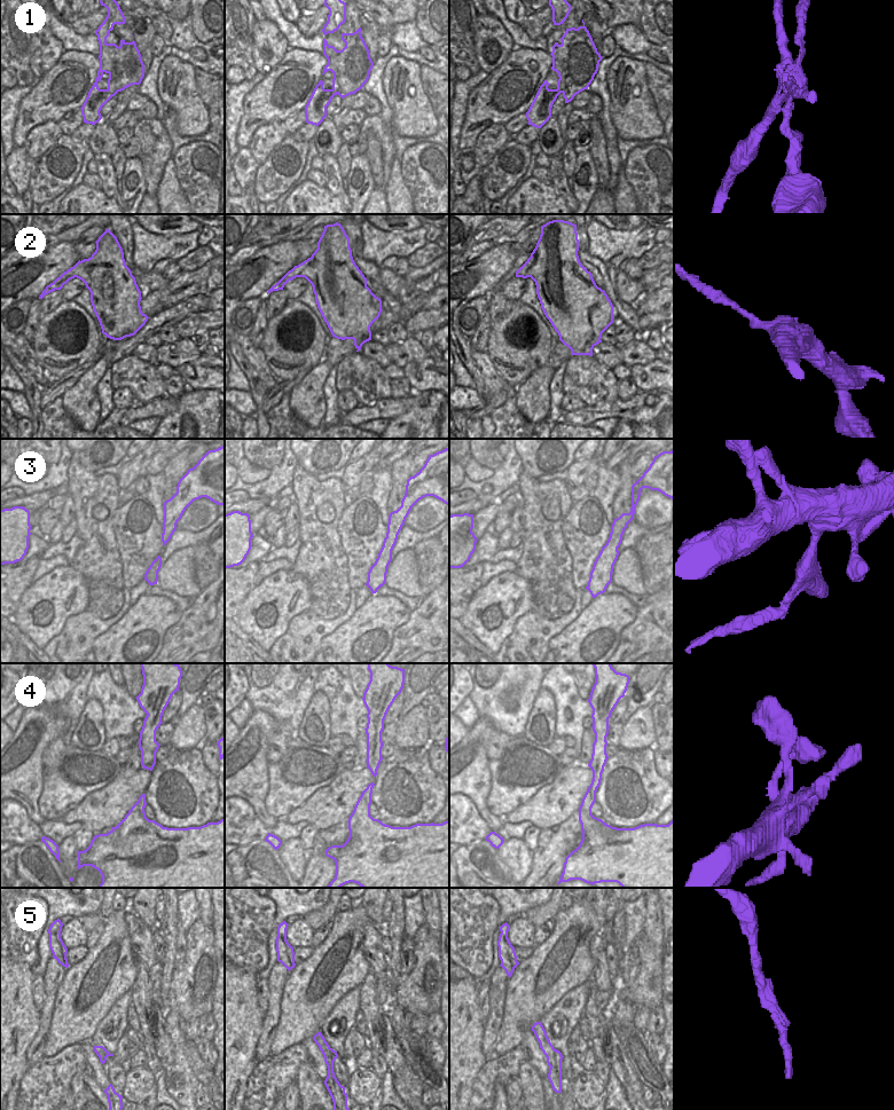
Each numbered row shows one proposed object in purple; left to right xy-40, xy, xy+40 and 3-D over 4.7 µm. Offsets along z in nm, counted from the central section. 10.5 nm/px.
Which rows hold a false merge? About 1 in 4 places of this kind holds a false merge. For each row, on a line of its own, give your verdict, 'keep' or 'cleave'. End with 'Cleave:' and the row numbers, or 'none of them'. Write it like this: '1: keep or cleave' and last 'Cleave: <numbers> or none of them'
1: cleave
2: cleave
3: cleave
4: keep
5: keep
Cleave: 1, 2, 3

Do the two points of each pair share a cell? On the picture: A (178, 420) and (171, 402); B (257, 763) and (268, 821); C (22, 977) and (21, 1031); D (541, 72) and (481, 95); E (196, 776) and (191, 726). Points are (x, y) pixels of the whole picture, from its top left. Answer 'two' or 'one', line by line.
A: two
B: one
C: one
D: one
E: two

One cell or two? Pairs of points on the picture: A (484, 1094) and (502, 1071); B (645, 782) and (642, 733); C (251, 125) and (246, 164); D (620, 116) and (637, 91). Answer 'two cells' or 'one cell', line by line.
A: one cell
B: two cells
C: two cells
D: one cell

